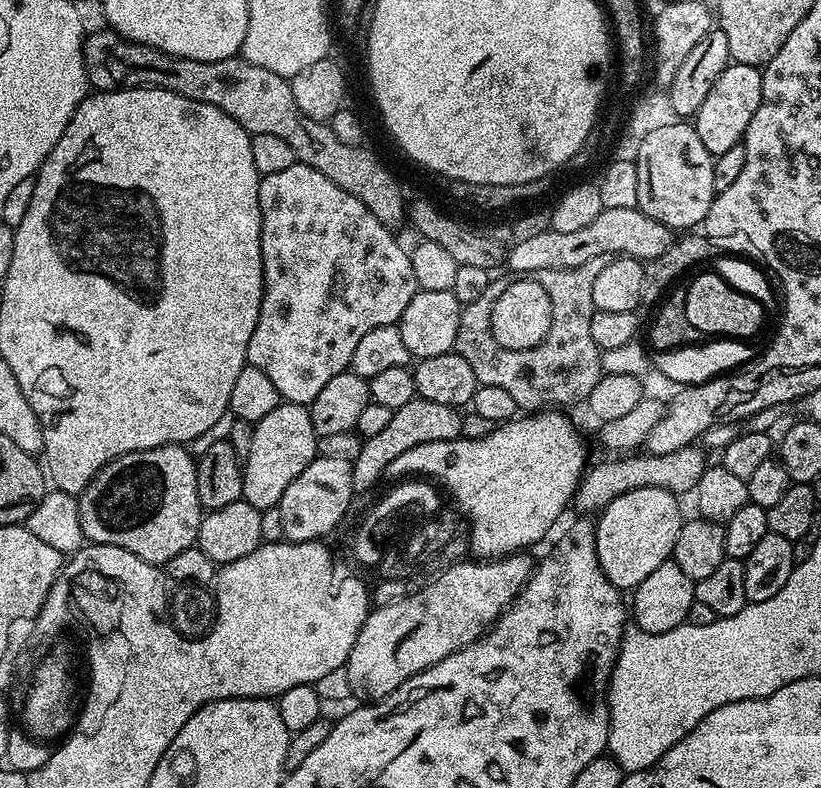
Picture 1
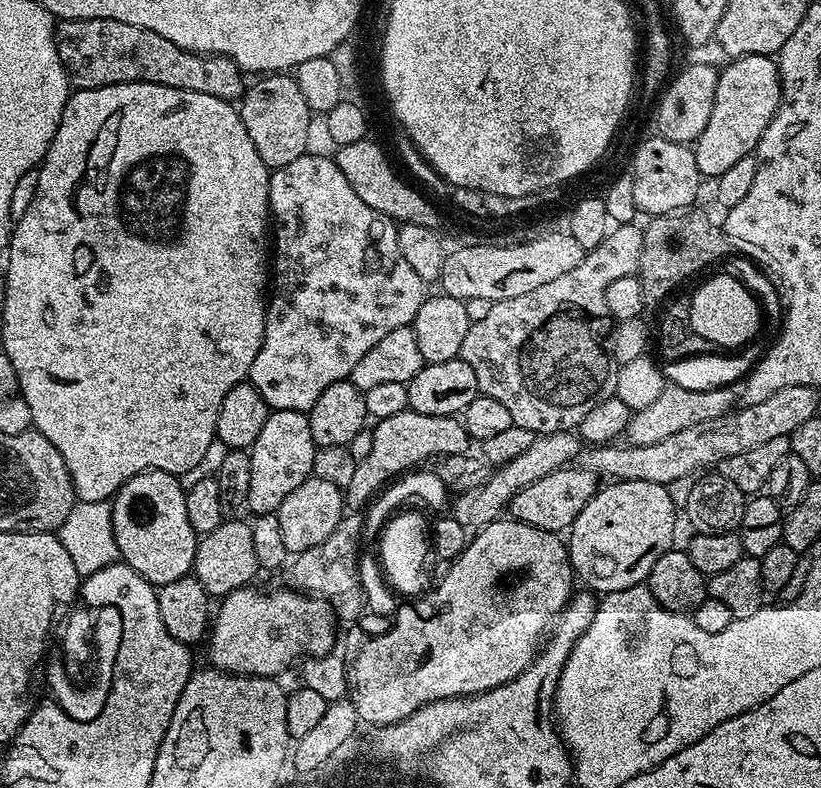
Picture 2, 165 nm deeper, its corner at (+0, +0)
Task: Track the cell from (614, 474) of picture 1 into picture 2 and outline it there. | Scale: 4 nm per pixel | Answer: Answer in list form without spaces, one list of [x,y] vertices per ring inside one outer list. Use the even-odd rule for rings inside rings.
[[[565,466],[546,474],[546,478],[538,478],[538,482],[530,482],[514,498],[509,501],[506,512],[511,519],[534,526],[538,530],[546,530],[557,534],[567,533],[574,518],[582,514],[586,502],[594,498],[598,490],[596,473],[579,466]]]

